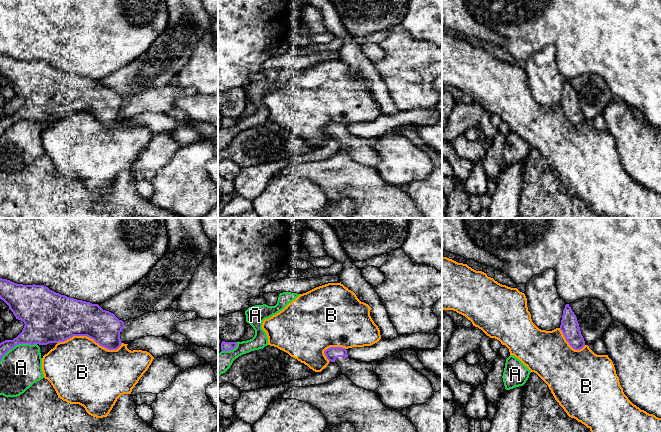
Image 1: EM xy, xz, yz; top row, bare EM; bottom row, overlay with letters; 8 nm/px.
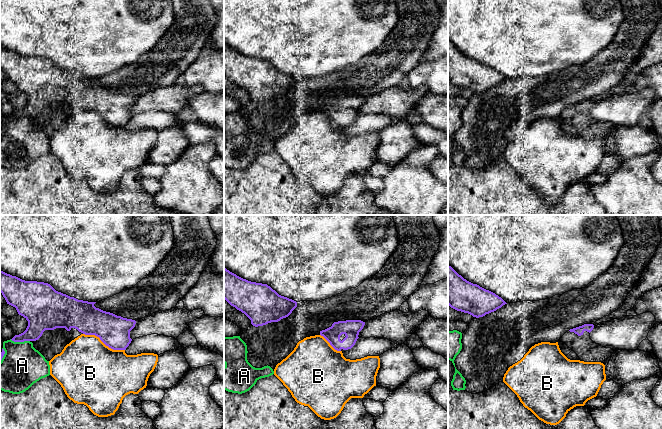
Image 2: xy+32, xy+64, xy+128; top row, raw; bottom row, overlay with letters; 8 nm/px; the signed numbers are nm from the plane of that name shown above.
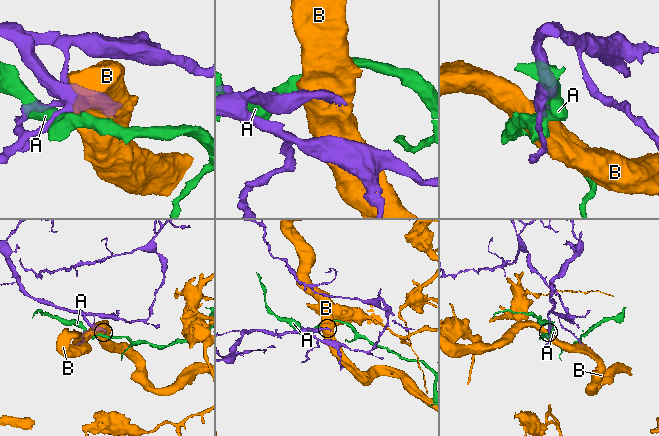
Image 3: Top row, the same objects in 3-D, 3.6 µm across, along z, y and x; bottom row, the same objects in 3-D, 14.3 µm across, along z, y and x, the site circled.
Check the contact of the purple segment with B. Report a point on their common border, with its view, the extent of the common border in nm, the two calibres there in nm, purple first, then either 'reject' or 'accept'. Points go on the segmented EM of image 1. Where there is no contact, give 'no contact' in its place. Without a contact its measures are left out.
contact xy (90, 337); length 550 nm; calibres 320 and 480 nm; reject

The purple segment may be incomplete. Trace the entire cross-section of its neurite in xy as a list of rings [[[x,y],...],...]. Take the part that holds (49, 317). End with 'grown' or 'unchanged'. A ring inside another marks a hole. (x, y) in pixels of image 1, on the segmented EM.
[[[0,278],[0,299],[9,306],[16,319],[25,324],[16,338],[0,343],[0,361],[16,345],[47,345],[64,342],[73,336],[87,336],[108,350],[117,350],[122,344],[120,332],[124,328],[124,322],[115,314],[103,310],[98,304],[61,295],[44,285],[17,284],[2,278]]] | unchanged

